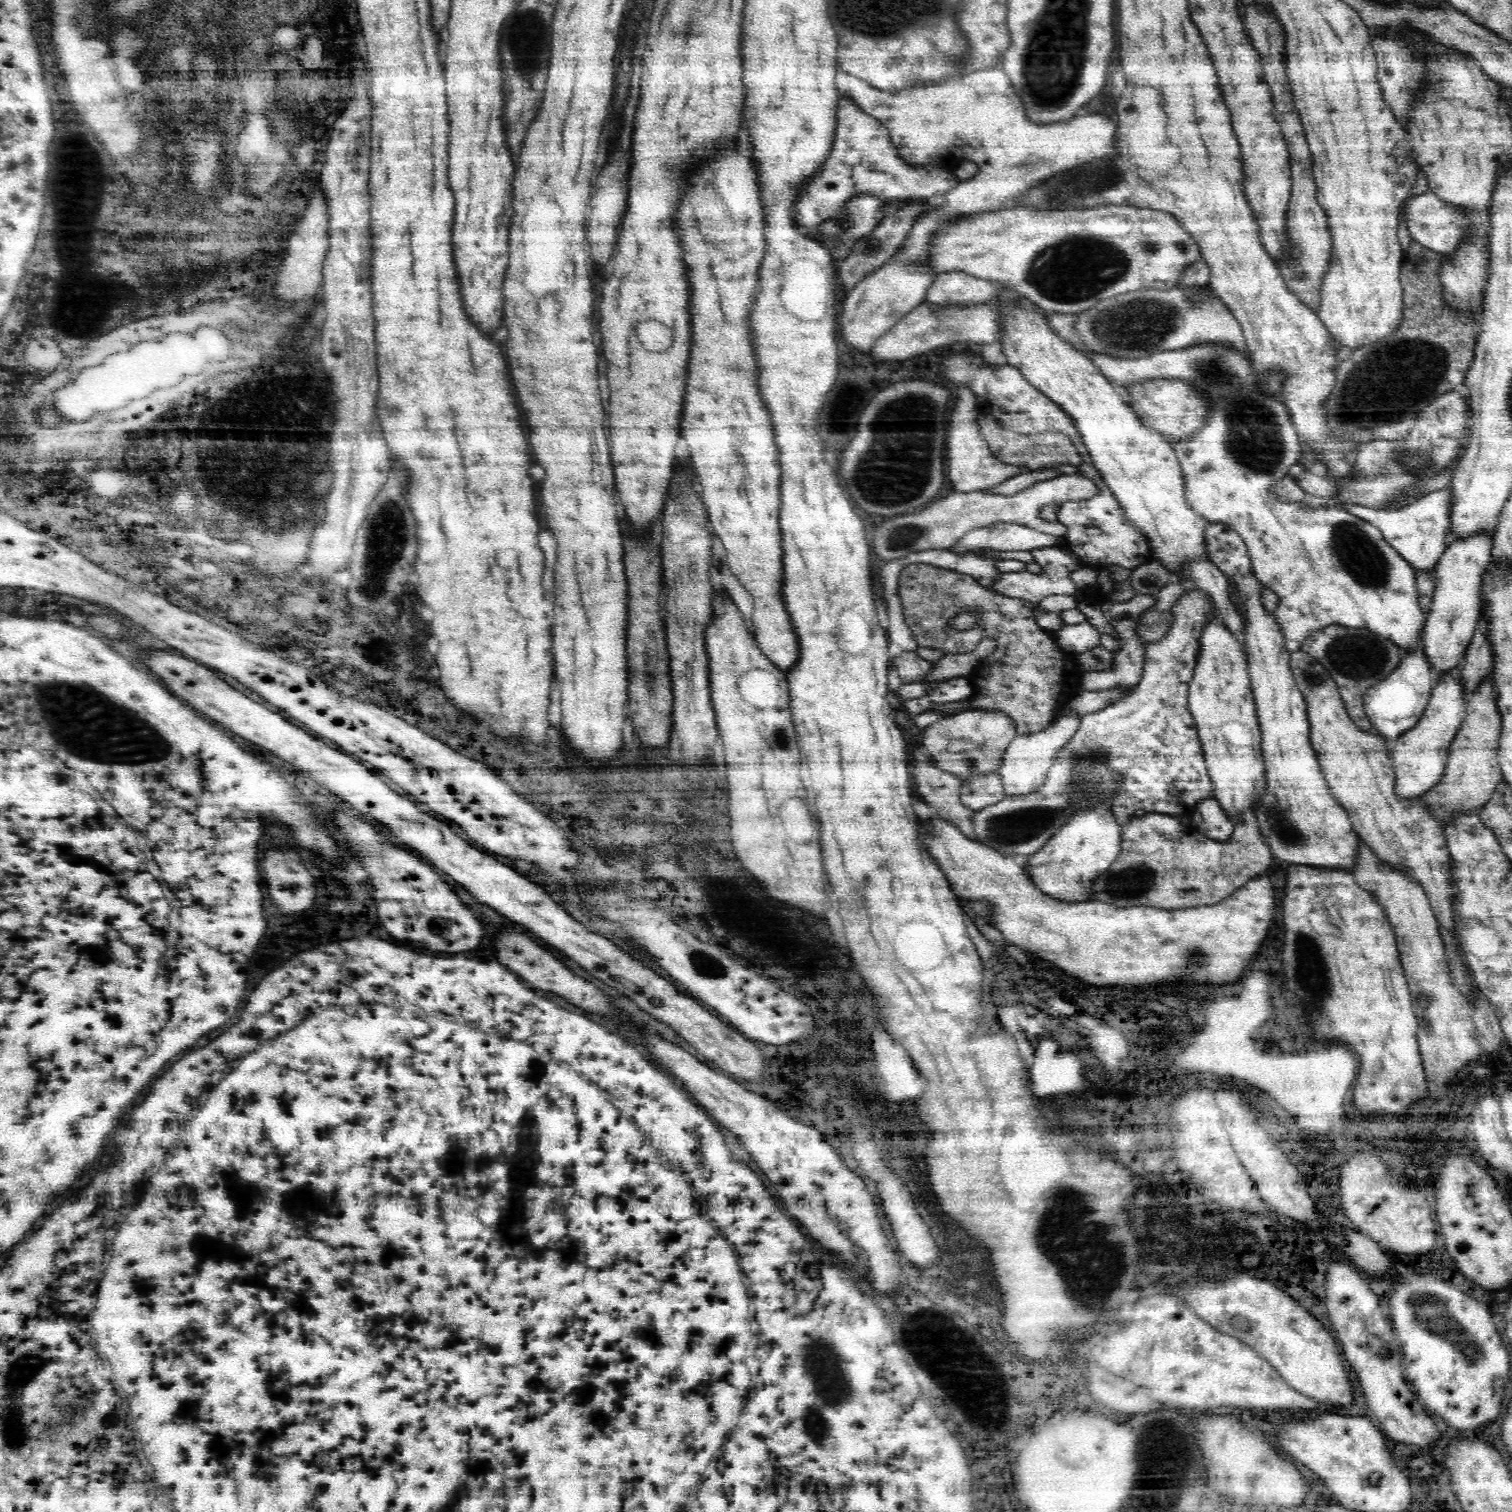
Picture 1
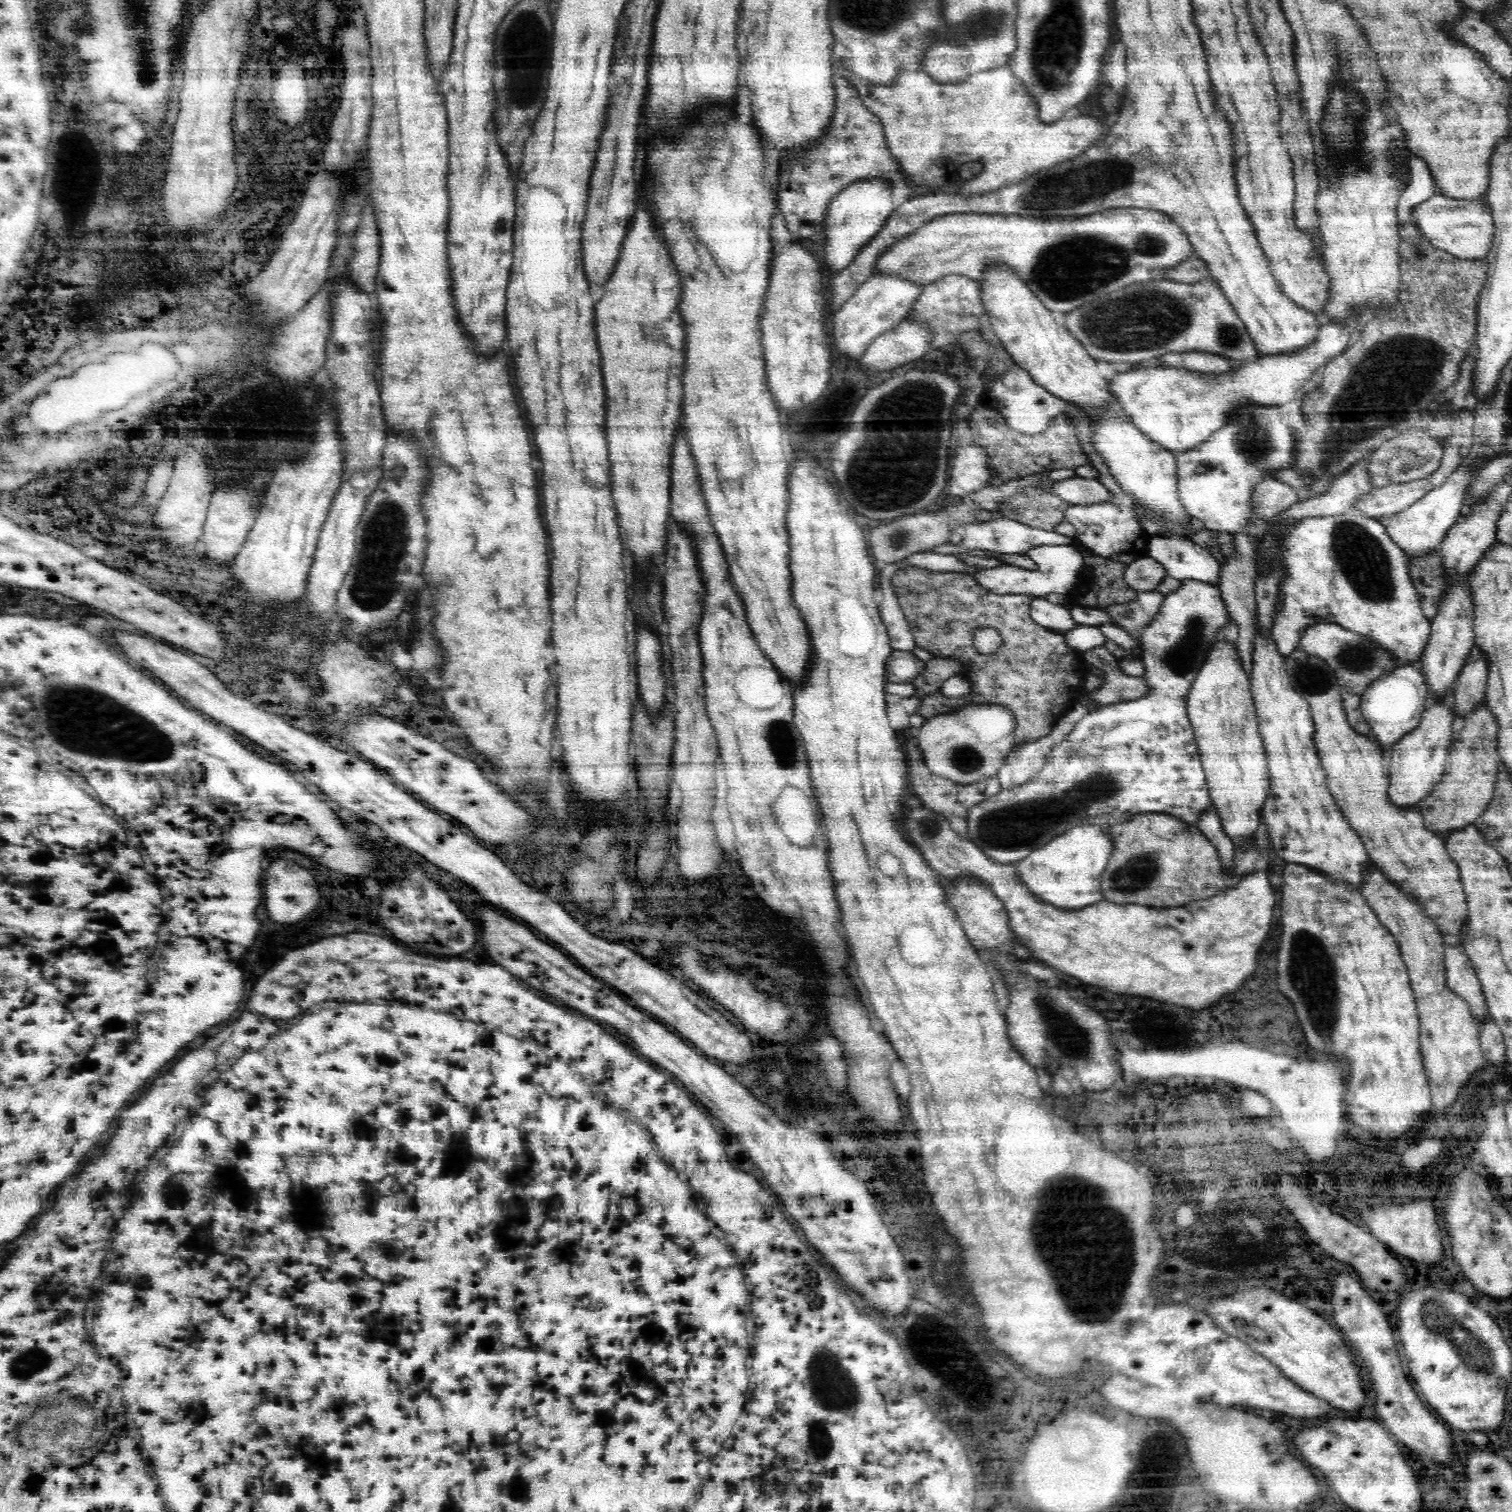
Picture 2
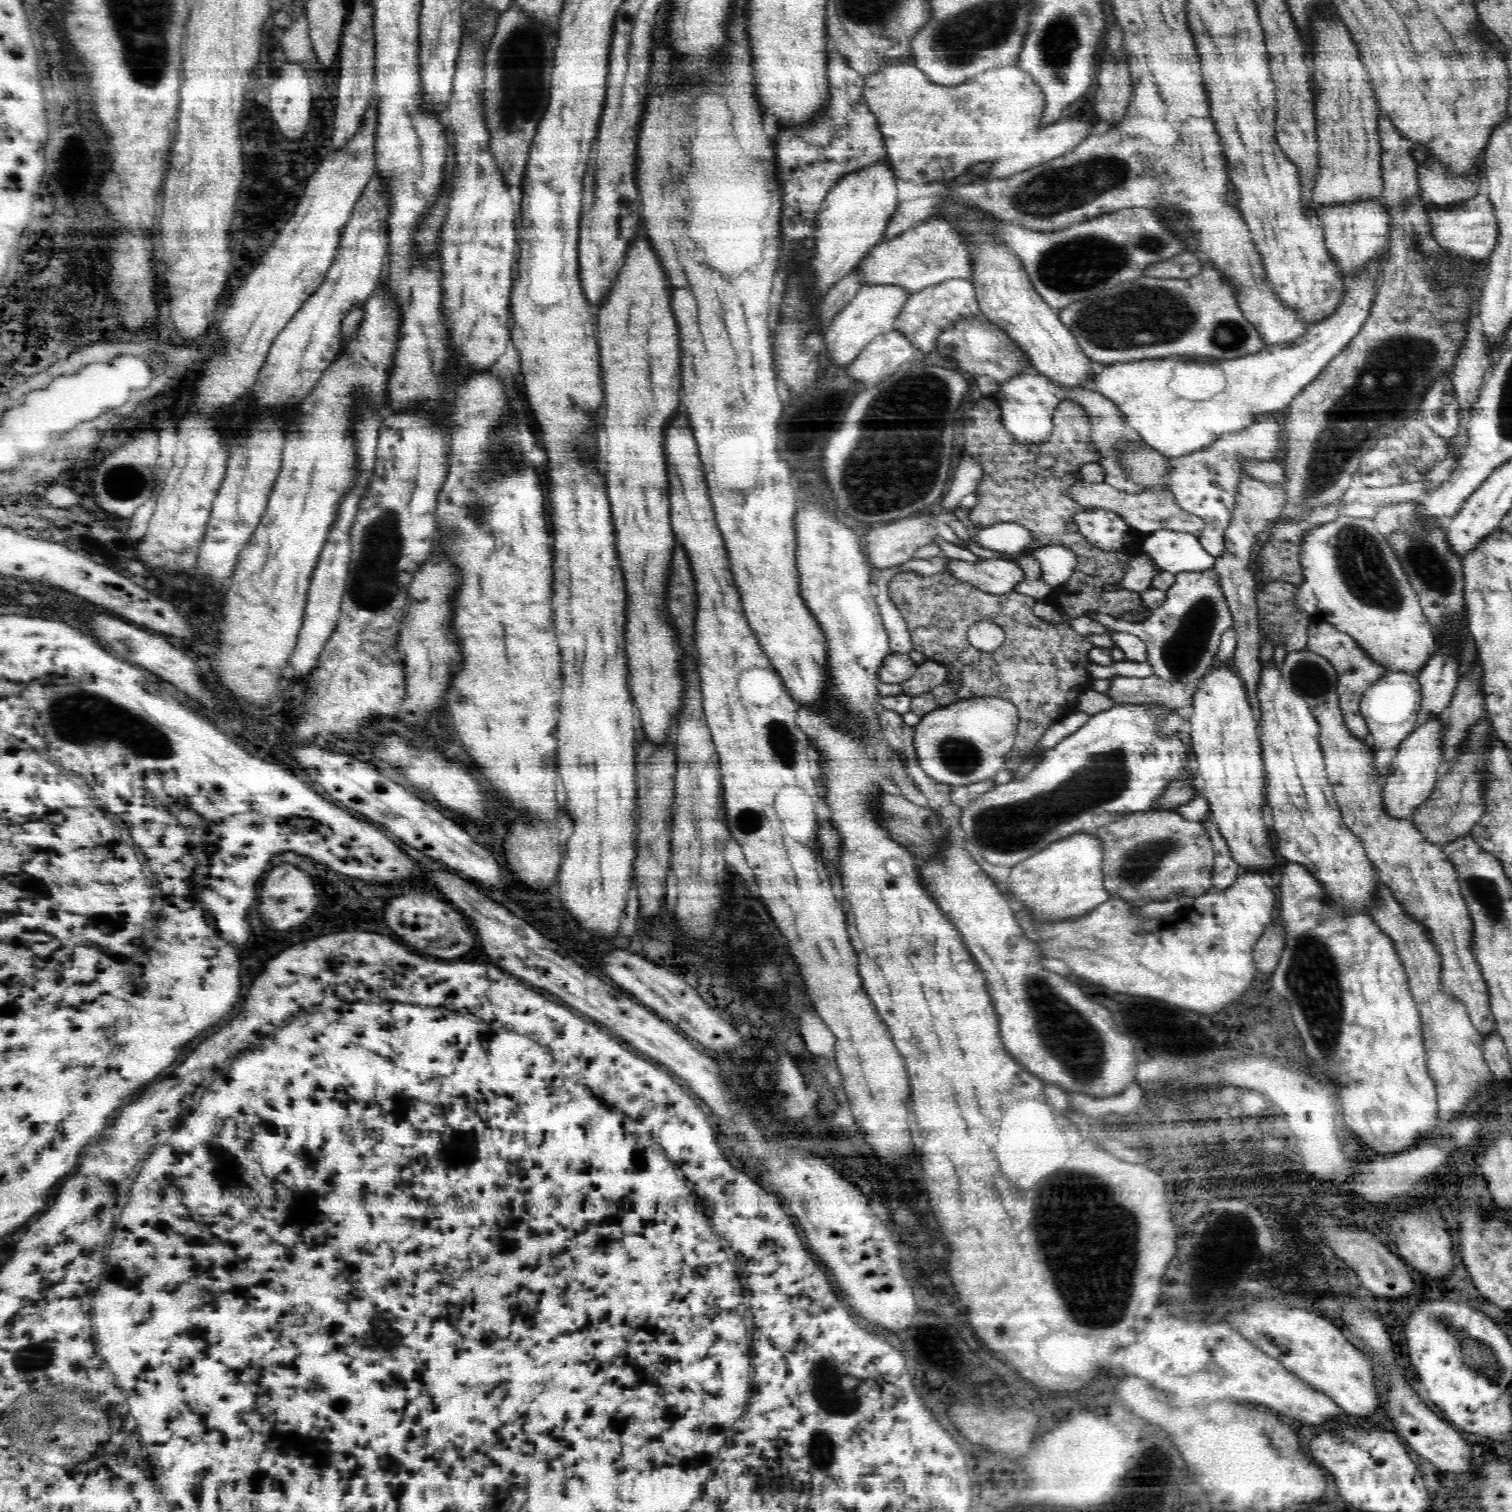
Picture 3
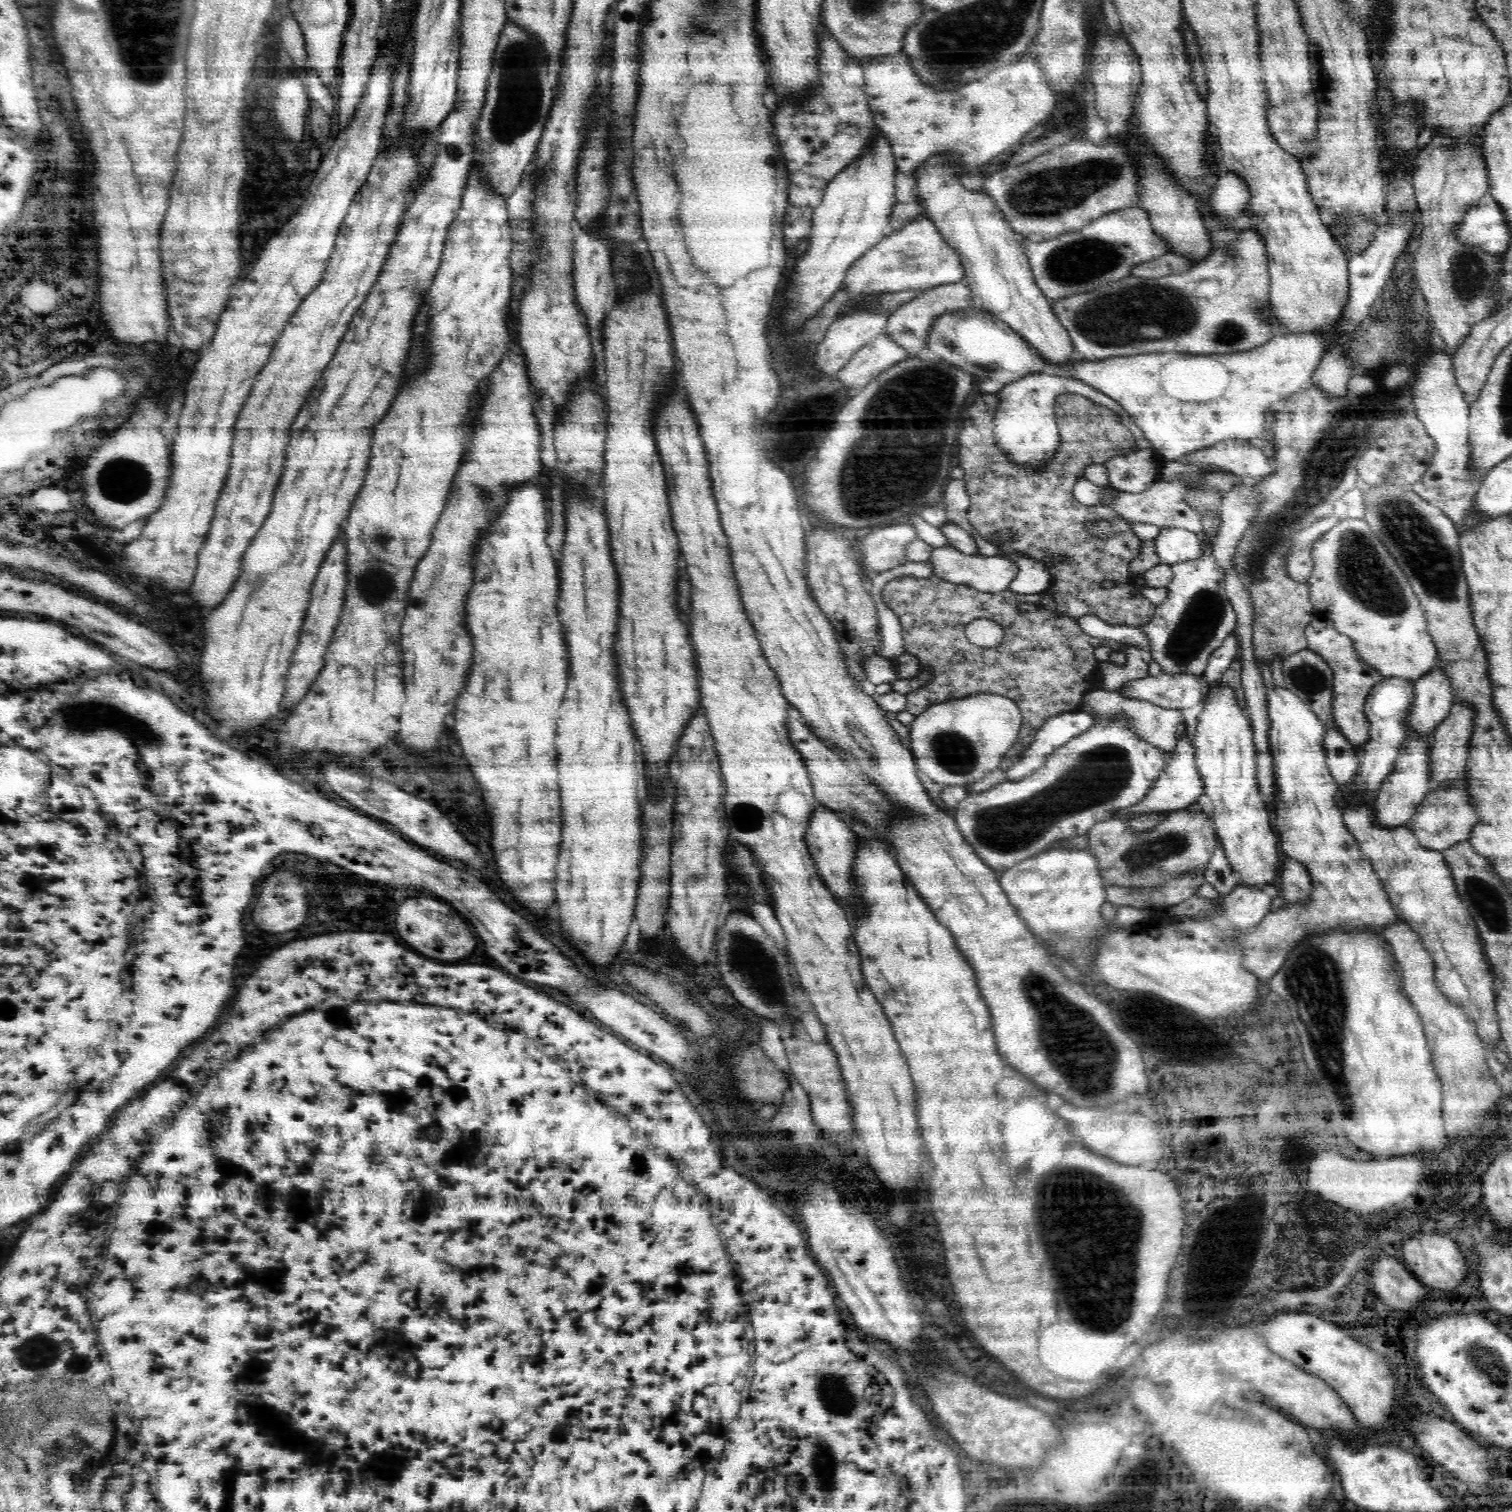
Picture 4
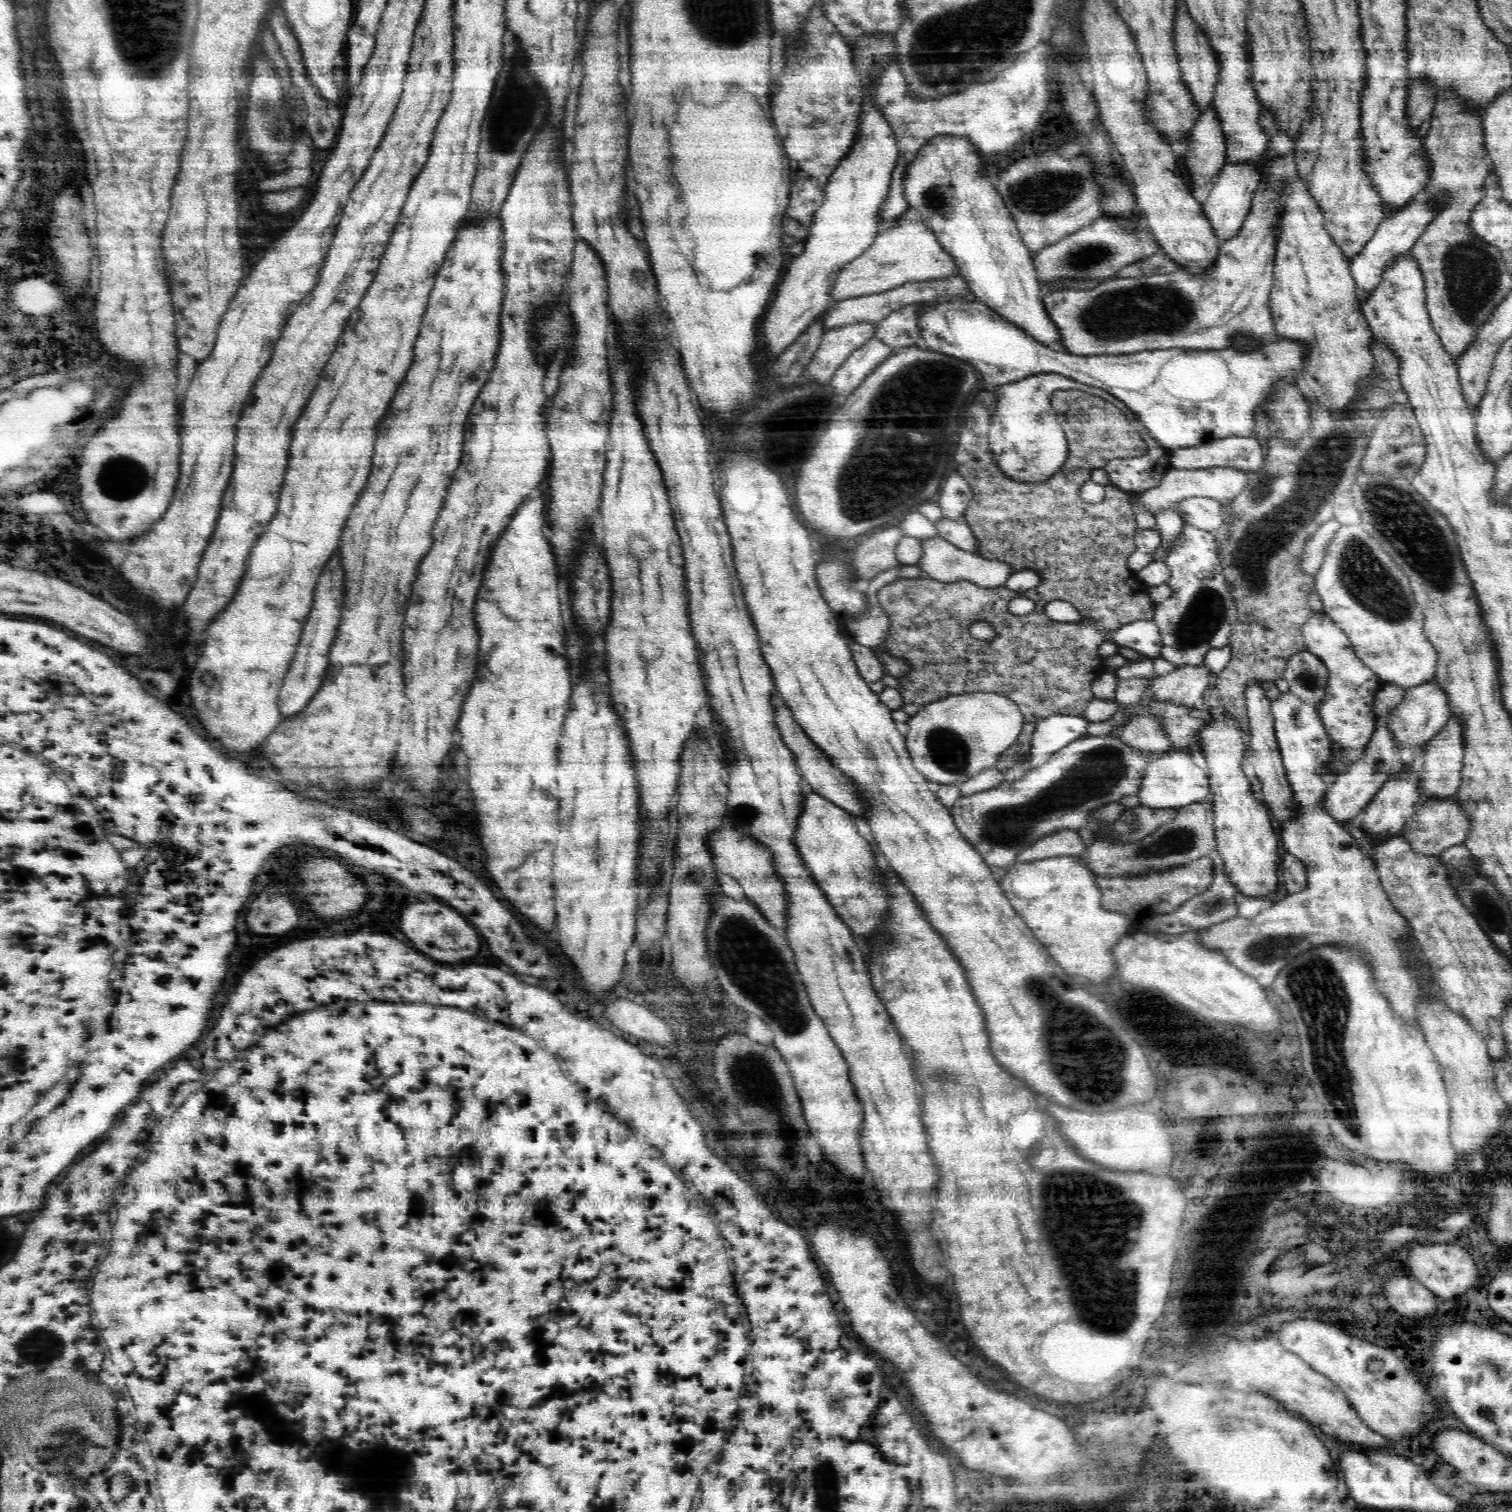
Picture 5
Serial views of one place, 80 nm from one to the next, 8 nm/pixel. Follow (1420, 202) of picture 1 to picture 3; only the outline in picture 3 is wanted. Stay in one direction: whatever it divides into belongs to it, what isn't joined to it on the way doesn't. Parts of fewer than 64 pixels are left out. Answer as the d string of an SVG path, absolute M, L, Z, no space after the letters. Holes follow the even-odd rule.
M1483 183L1479 191L1468 200L1452 203L1447 207L1428 205L1425 207L1430 232L1435 241L1446 251L1460 258L1476 258L1476 261L1488 260L1494 252L1499 237L1497 220L1489 192Z

